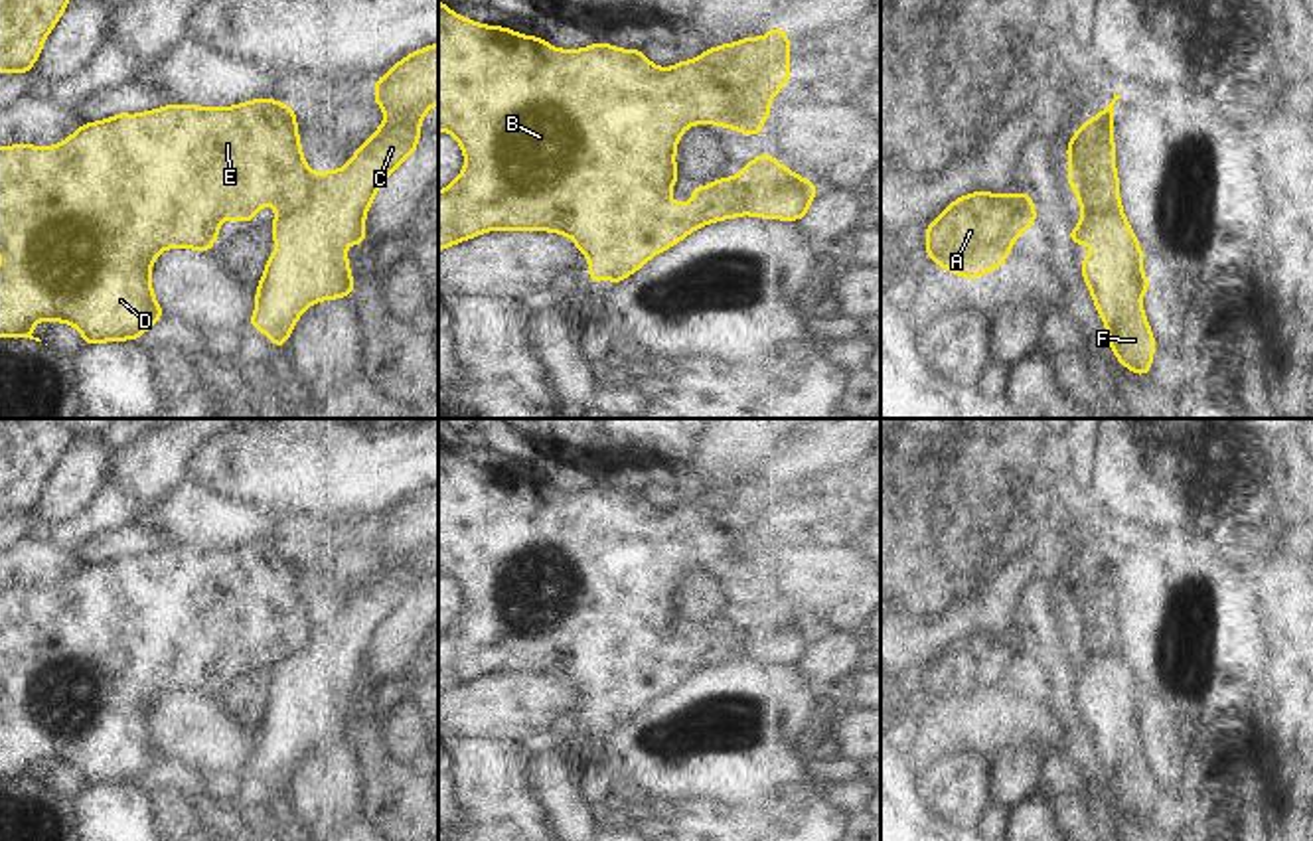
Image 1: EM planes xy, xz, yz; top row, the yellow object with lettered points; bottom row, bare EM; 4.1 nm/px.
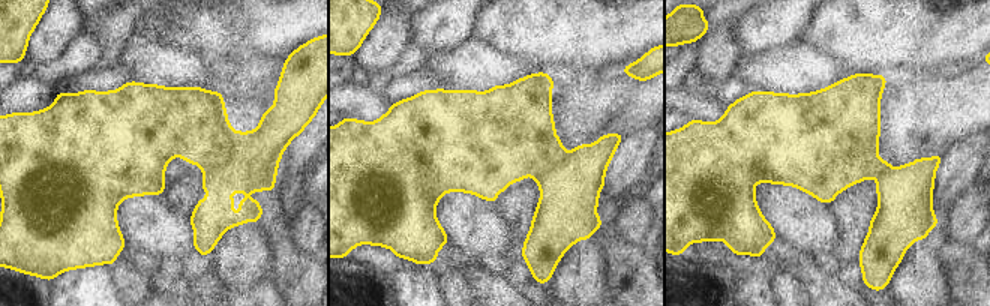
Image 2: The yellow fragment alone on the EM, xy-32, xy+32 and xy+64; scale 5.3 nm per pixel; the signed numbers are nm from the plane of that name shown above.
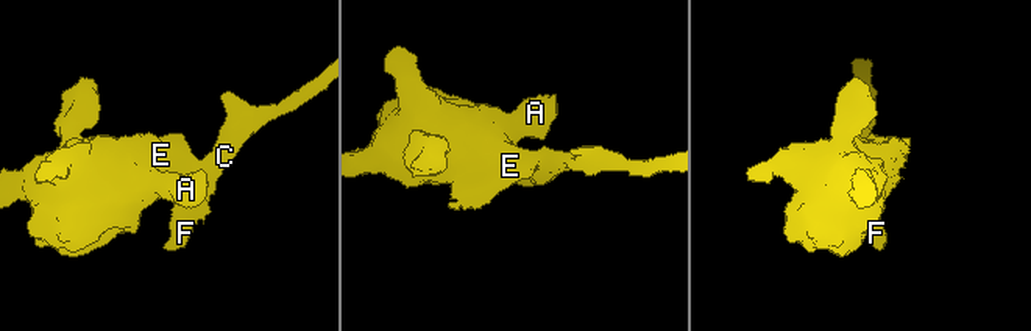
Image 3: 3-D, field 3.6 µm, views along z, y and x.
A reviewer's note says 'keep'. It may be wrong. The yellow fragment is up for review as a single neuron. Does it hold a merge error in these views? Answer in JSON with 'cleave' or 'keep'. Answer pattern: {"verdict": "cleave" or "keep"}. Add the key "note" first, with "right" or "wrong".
{"note": "wrong", "verdict": "cleave"}

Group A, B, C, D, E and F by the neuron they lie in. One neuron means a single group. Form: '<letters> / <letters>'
A B D E / C F

